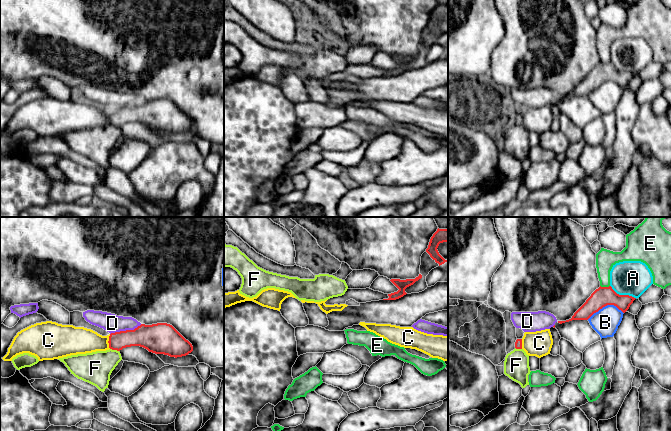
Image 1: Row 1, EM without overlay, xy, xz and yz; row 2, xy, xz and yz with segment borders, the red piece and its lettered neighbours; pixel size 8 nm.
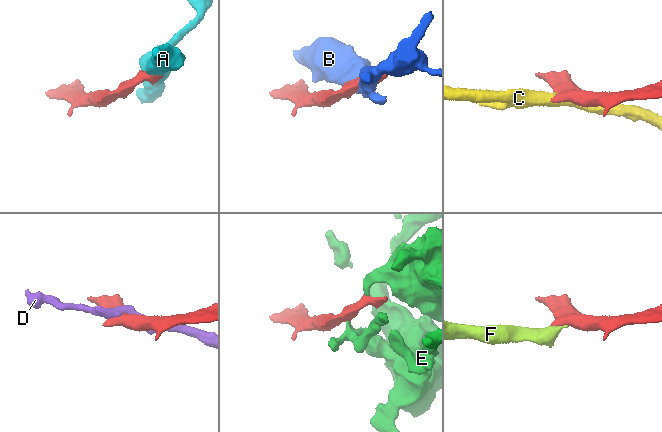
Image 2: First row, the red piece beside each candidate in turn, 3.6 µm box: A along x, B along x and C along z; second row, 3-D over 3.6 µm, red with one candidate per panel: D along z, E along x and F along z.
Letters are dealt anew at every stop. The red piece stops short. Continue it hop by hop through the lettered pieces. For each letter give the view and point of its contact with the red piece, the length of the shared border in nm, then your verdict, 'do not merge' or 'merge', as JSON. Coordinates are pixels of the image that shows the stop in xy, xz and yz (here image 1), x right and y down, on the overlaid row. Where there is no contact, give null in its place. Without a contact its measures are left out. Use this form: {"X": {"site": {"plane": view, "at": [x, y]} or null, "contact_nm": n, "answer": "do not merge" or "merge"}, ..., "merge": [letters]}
{"A": {"site": {"plane": "yz", "at": [623, 295]}, "contact_nm": 240, "answer": "do not merge"}, "B": {"site": {"plane": "yz", "at": [605, 305]}, "contact_nm": 300, "answer": "do not merge"}, "C": {"site": {"plane": "xy", "at": [108, 341]}, "contact_nm": 120, "answer": "do not merge"}, "D": {"site": {"plane": "xy", "at": [126, 330]}, "contact_nm": 260, "answer": "do not merge"}, "E": {"site": {"plane": "yz", "at": [605, 287]}, "contact_nm": 80, "answer": "do not merge"}, "F": {"site": {"plane": "xy", "at": [114, 349]}, "contact_nm": 80, "answer": "do not merge"}, "merge": []}

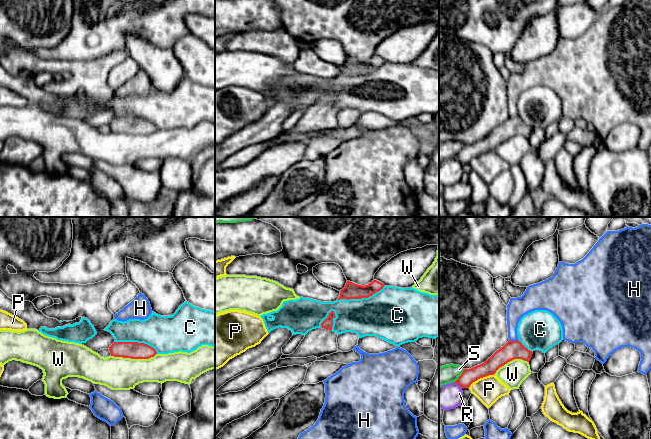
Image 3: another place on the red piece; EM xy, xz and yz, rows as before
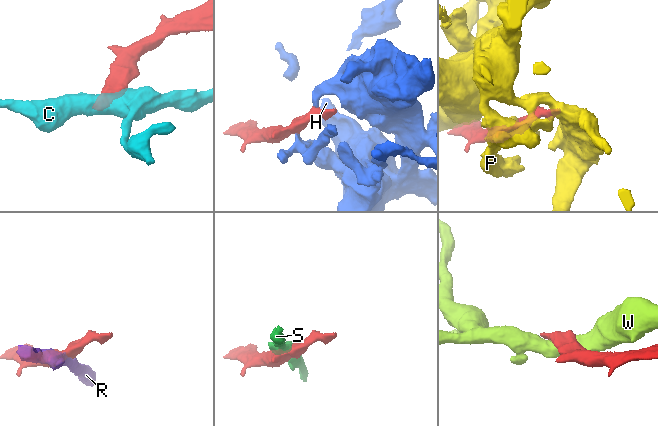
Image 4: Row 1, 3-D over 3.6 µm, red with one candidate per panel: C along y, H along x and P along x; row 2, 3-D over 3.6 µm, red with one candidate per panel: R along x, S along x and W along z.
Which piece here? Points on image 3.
{"C": {"site": {"plane": "xz", "at": [361, 298]}, "contact_nm": 400, "answer": "do not merge"}, "H": {"site": {"plane": "yz", "at": [513, 341]}, "contact_nm": 70, "answer": "do not merge"}, "P": {"site": {"plane": "yz", "at": [481, 377]}, "contact_nm": 240, "answer": "do not merge"}, "R": {"site": {"plane": "yz", "at": [458, 384]}, "contact_nm": 80, "answer": "do not merge"}, "S": {"site": {"plane": "yz", "at": [461, 375]}, "contact_nm": 130, "answer": "do not merge"}, "W": {"site": {"plane": "xy", "at": [133, 358]}, "contact_nm": 360, "answer": "do not merge"}, "merge": []}

